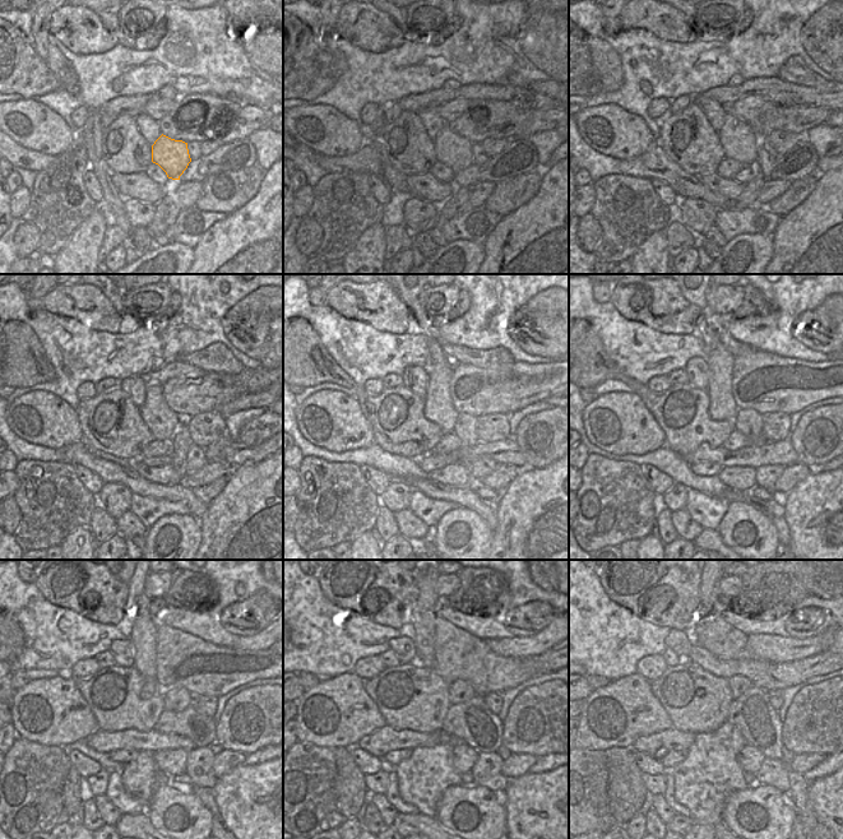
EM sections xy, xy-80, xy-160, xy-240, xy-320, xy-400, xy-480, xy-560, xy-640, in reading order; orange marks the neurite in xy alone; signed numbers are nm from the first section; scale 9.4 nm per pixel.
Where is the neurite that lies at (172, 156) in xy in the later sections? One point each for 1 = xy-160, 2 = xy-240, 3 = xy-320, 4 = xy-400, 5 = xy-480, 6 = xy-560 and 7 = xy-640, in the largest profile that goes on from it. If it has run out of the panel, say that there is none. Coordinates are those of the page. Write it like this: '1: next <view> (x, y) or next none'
1: next xy-160 (740, 143)
2: next xy-240 (161, 420)
3: next xy-320 (439, 408)
4: next xy-400 (722, 406)
5: next xy-480 (143, 636)
6: next xy-560 (424, 616)
7: next xy-640 (709, 585)

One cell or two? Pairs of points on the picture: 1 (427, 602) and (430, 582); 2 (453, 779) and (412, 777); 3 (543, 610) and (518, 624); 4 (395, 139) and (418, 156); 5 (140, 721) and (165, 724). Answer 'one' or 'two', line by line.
1: one
2: one
3: one
4: one
5: two

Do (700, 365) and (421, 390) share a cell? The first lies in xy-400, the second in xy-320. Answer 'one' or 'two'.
one

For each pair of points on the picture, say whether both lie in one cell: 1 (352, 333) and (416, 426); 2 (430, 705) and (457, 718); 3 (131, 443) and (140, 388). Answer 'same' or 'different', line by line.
1: different
2: different
3: different

